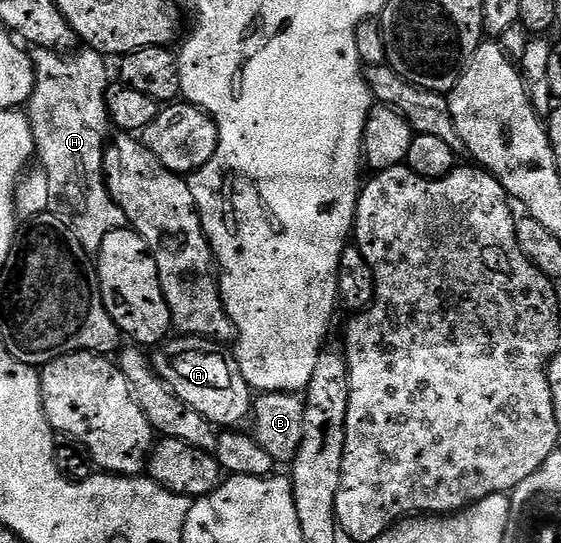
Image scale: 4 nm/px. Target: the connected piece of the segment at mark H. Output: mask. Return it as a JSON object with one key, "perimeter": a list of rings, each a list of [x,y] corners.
{"perimeter":[[[35,48],[34,90],[28,102],[28,116],[36,161],[48,179],[48,213],[66,229],[84,251],[96,255],[104,238],[112,231],[127,228],[124,211],[112,199],[106,188],[106,173],[102,169],[108,136],[106,95],[111,88],[107,58],[95,49],[81,50],[75,61],[53,49]]]}

